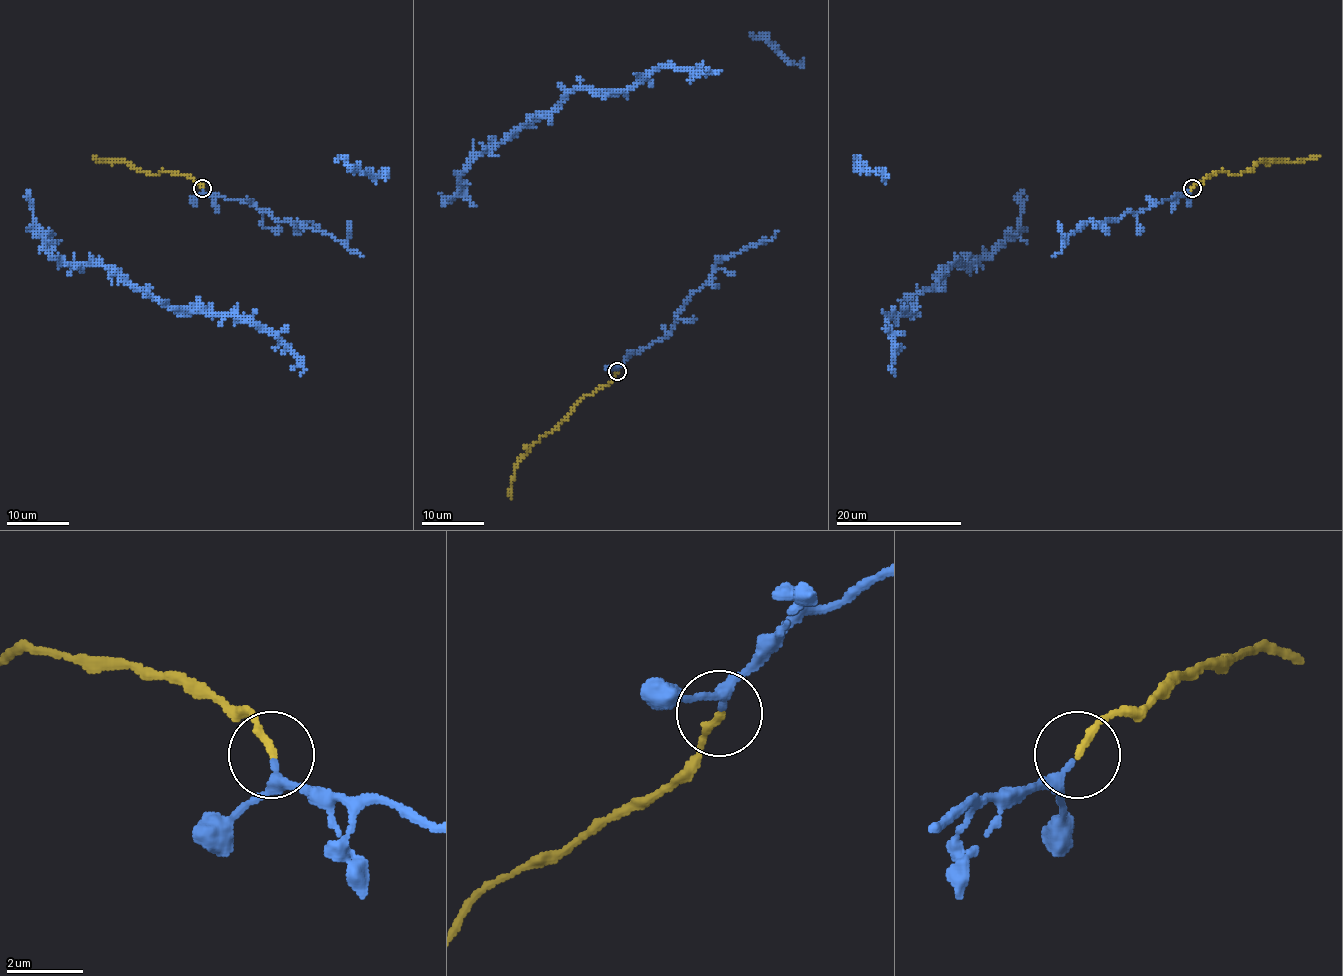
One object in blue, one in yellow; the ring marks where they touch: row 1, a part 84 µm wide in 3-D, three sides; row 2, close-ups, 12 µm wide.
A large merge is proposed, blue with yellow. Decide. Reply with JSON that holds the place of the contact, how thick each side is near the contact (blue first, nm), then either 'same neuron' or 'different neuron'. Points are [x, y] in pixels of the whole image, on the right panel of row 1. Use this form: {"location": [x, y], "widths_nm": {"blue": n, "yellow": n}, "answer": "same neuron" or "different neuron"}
{"location": [1192, 188], "widths_nm": {"blue": 200, "yellow": 190}, "answer": "same neuron"}

